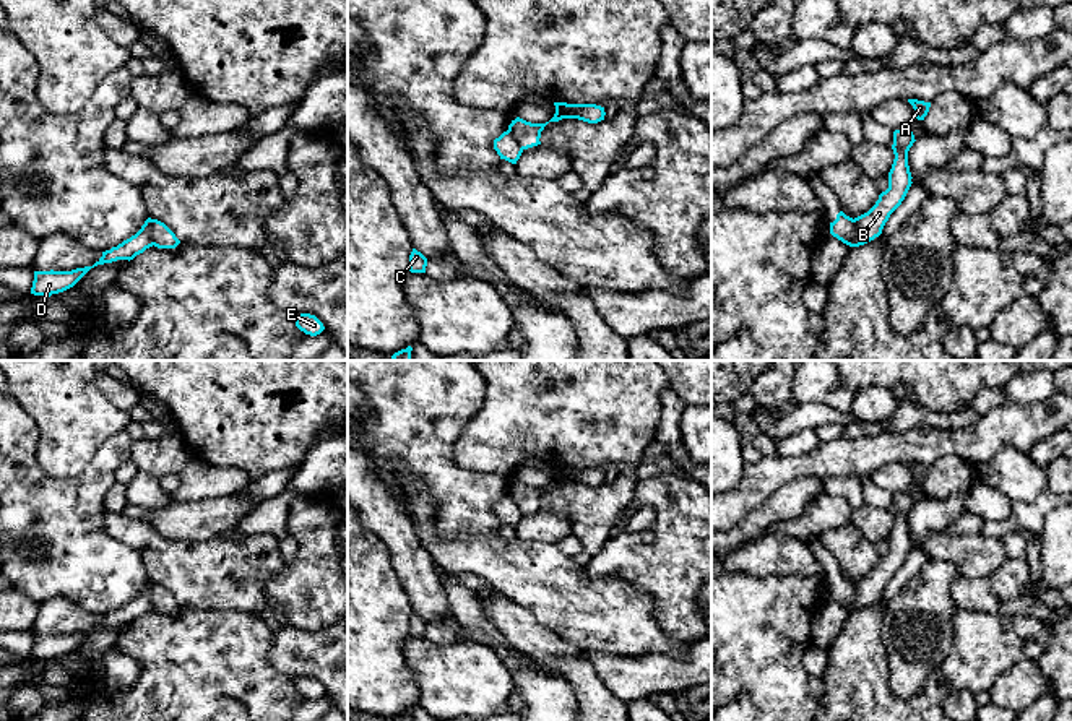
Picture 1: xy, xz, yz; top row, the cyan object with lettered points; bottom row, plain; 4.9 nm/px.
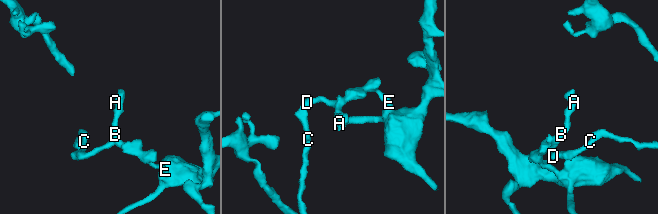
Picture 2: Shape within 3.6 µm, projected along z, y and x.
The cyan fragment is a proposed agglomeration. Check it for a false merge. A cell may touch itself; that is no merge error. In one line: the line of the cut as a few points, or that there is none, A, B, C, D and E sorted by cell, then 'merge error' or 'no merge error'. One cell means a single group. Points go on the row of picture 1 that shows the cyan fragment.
cut in yz along (855, 220), (855, 237), (850, 246); A B C D / E; merge error

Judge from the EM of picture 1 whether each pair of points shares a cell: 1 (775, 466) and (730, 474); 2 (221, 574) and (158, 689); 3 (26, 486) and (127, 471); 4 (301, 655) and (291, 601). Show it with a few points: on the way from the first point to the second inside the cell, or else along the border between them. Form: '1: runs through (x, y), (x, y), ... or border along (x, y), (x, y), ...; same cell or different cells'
1: border along (747, 463), (743, 481), (728, 492); different cells
2: border along (181, 604), (202, 609), (241, 609); different cells
3: border along (130, 458), (117, 468), (114, 479); different cells
4: border along (280, 617), (306, 630), (322, 630), (330, 626); different cells

